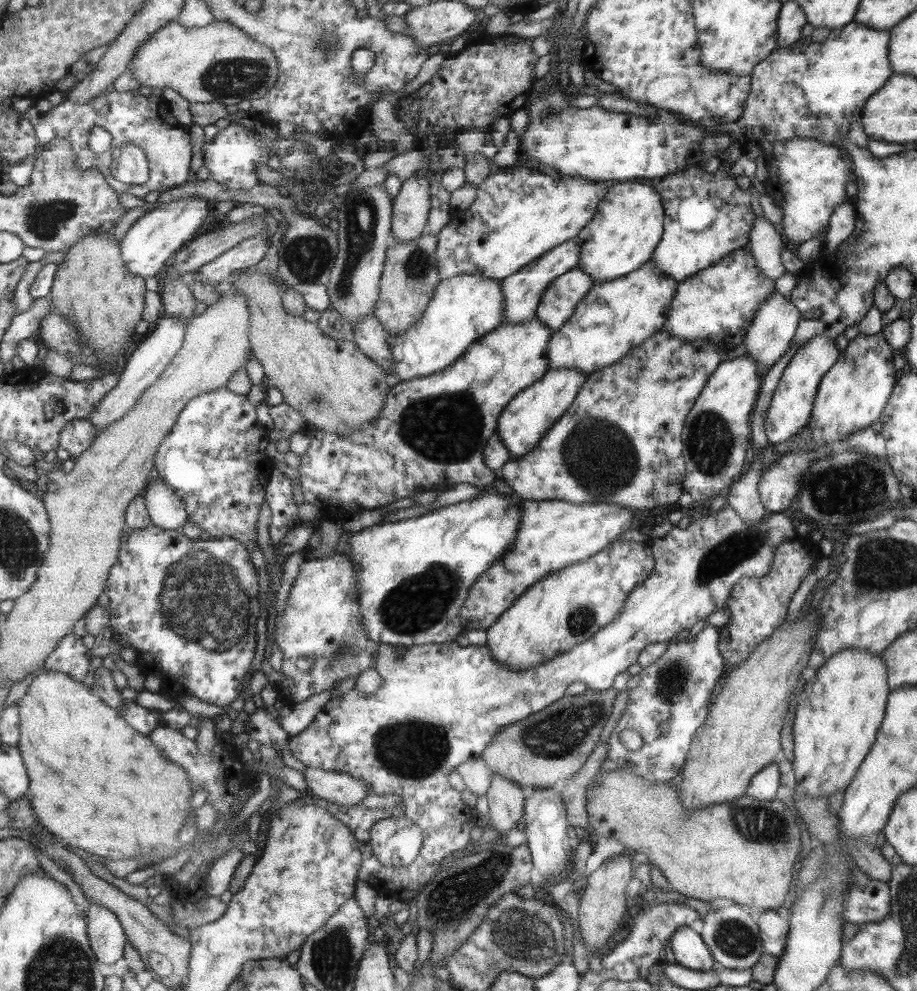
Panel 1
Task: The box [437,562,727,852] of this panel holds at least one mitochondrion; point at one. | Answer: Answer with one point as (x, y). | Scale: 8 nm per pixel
(557, 734)

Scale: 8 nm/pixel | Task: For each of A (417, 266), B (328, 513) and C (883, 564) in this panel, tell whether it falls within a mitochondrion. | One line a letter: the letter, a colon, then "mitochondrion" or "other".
A: mitochondrion
B: other
C: mitochondrion

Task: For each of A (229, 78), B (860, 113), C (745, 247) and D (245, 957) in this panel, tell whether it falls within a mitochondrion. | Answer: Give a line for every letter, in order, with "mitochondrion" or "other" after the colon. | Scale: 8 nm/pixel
A: mitochondrion
B: other
C: other
D: other

